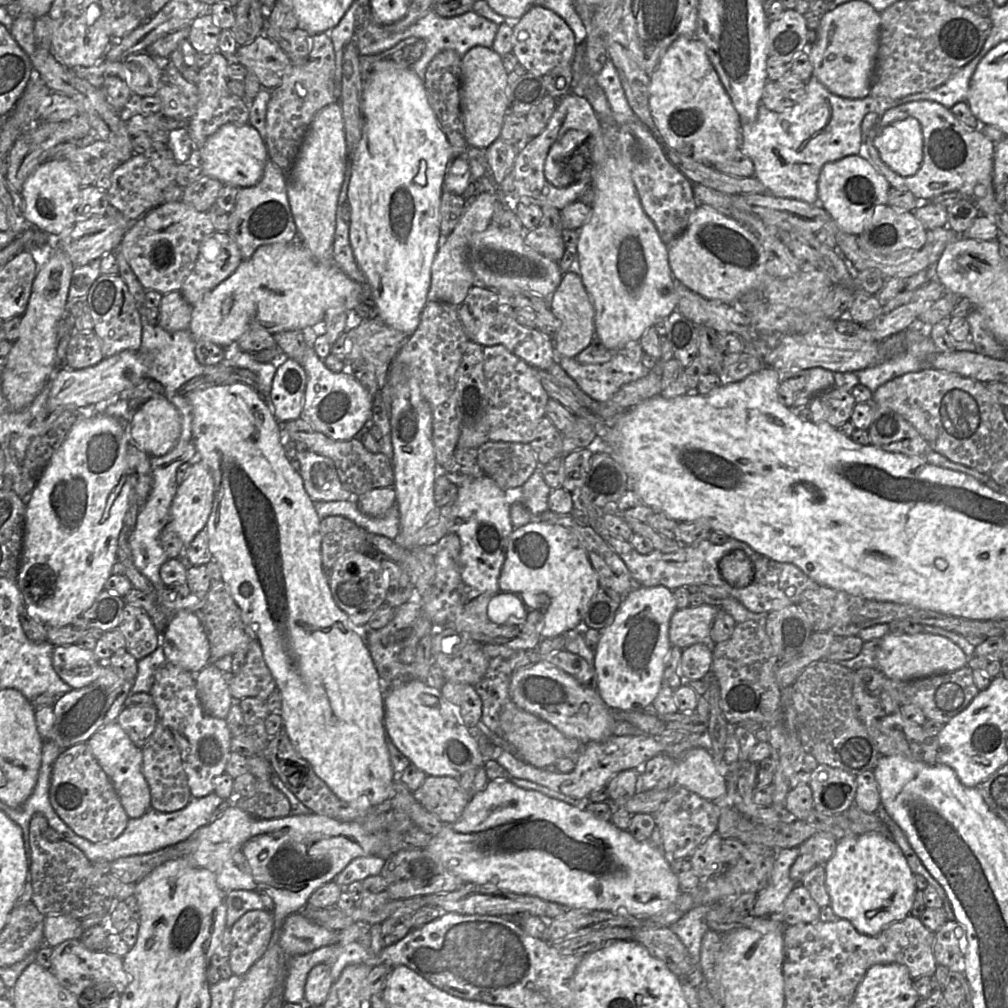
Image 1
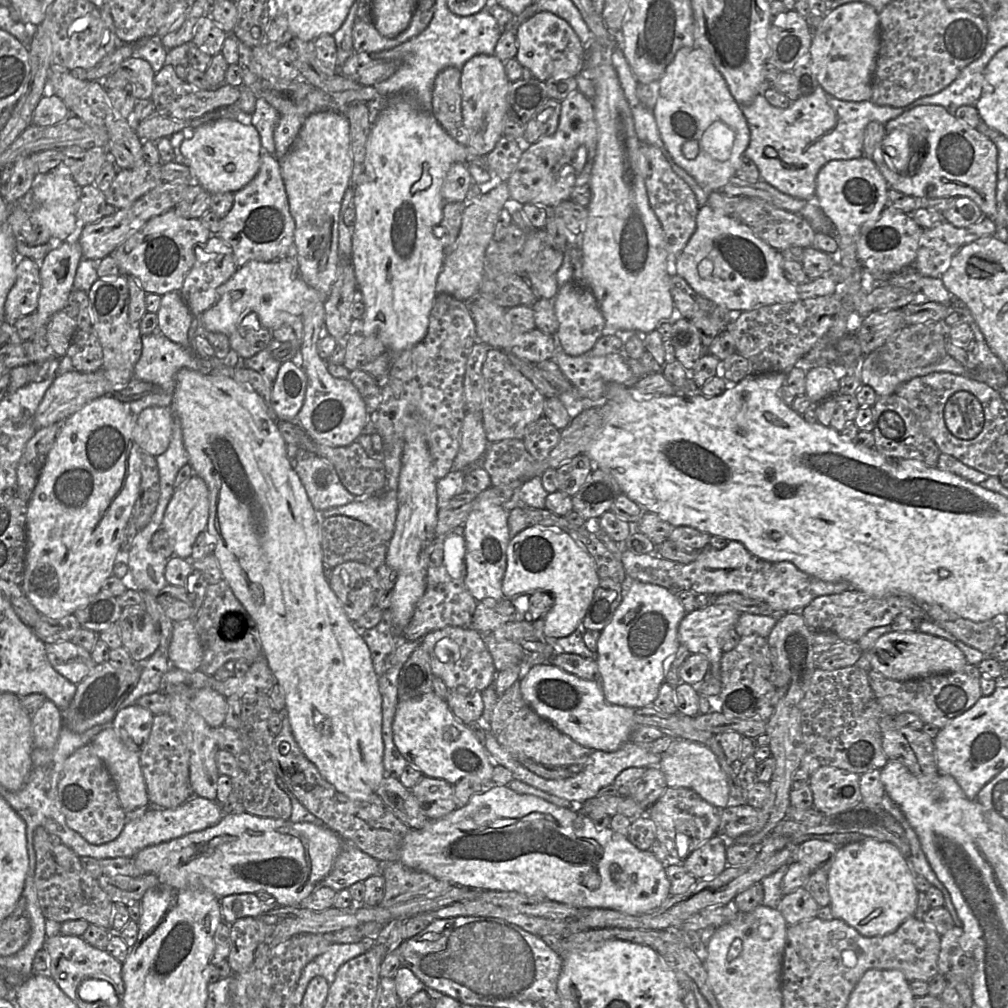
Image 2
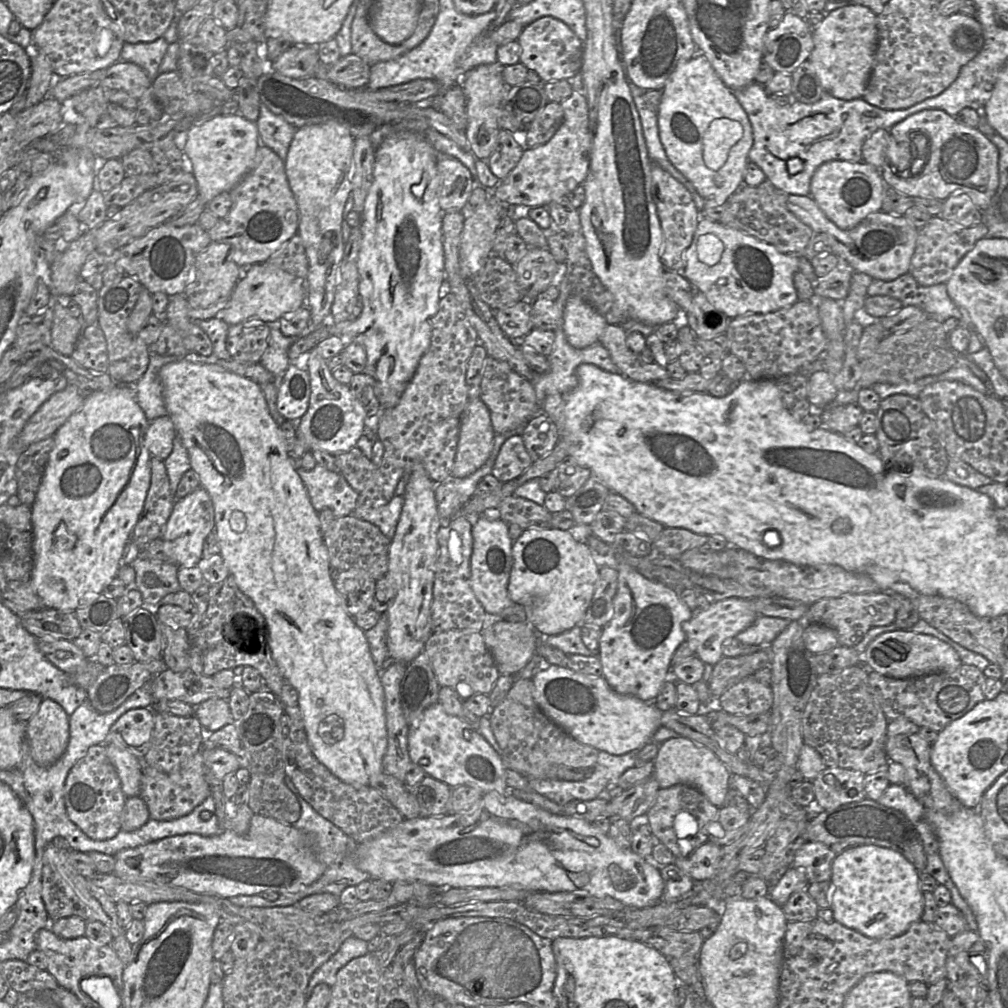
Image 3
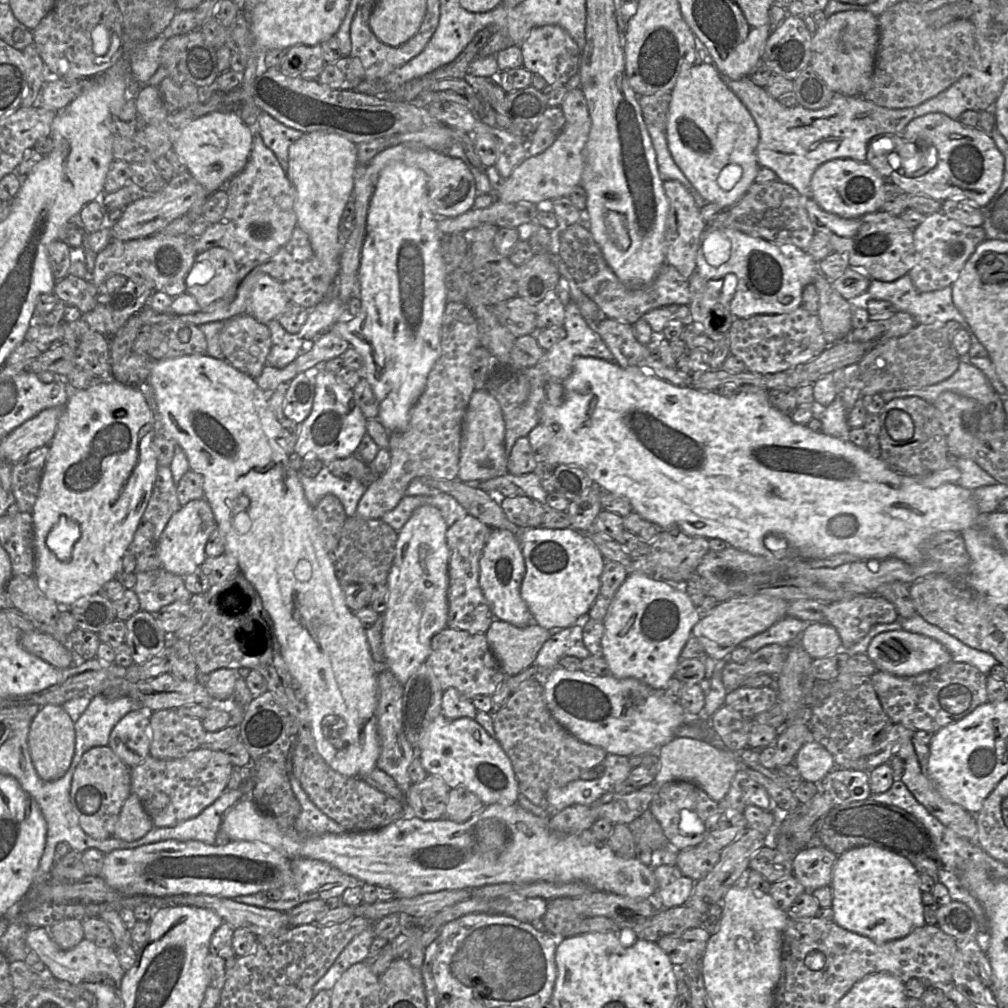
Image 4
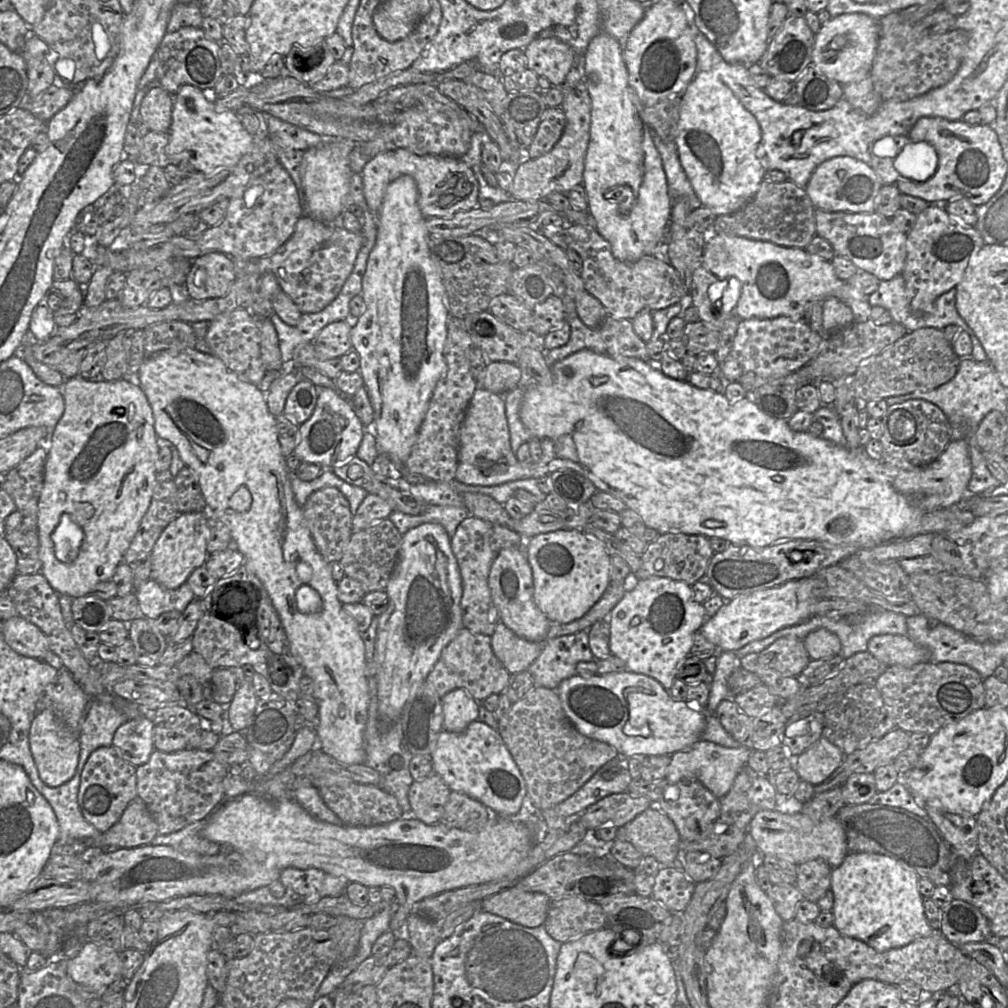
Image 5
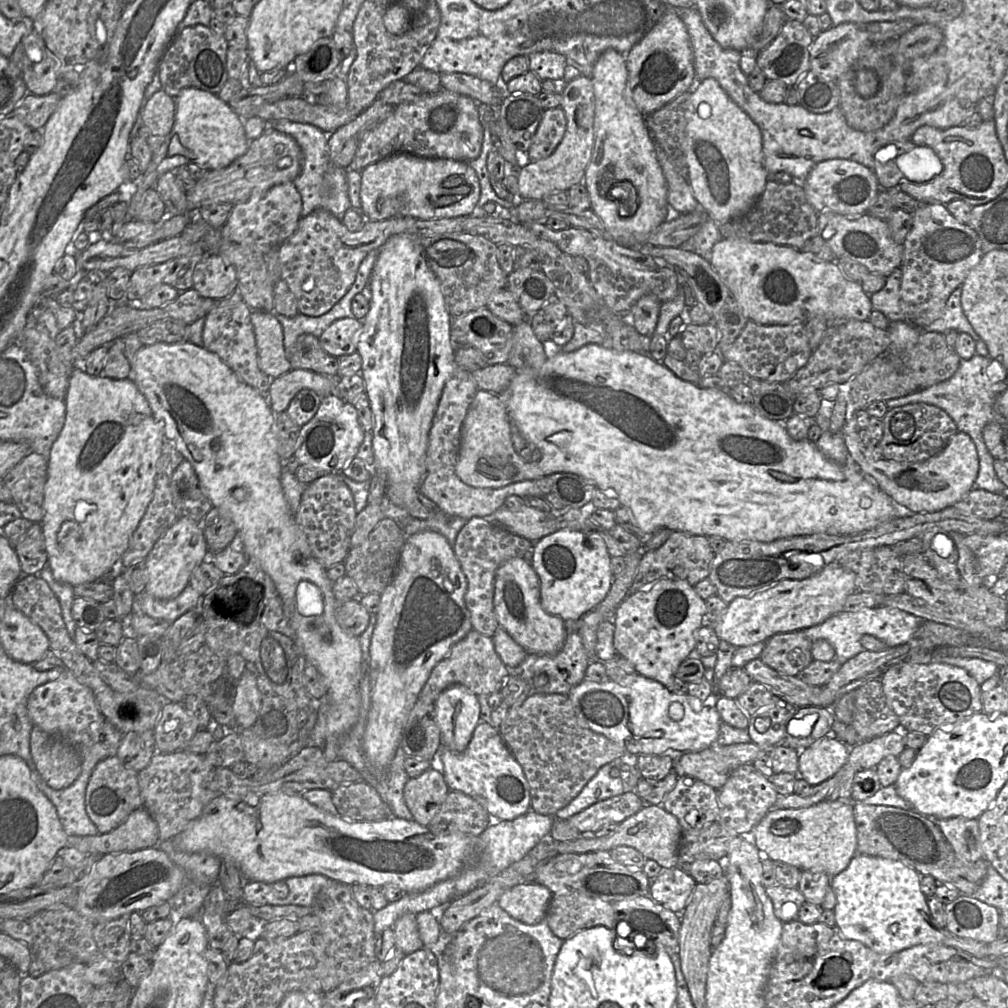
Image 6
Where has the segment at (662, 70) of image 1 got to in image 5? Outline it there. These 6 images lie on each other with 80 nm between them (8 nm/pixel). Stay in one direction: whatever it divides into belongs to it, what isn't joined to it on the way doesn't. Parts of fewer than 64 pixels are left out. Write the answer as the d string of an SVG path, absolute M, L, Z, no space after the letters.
M698 71L693 80L688 84L681 94L680 116L677 128L677 137L675 146L678 153L679 161L692 184L692 187L700 199L702 206L709 208L716 216L734 213L749 203L758 192L763 176L767 169L761 163L758 157L758 148L761 142L762 132L760 125L755 116L749 112L738 100L732 90L719 78L715 72Z

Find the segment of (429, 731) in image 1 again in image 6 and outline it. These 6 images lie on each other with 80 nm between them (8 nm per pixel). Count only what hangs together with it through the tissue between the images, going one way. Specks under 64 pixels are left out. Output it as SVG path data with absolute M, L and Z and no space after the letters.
M480 721L467 748L454 752L442 747L432 767L442 772L450 790L461 791L476 800L490 815L510 821L531 808L530 789L521 765L504 743L497 728Z

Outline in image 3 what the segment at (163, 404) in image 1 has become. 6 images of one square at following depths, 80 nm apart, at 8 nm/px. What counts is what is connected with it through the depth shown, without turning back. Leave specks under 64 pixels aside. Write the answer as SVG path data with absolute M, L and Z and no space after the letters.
M162 416L149 422L145 432L146 447L152 457L164 461L173 450L176 431L169 416Z

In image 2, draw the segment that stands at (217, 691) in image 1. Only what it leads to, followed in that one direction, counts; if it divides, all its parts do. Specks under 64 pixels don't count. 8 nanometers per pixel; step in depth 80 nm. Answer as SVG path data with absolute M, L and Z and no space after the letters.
M205 687L195 692L192 705L197 713L212 728L224 724L227 713L227 698L212 688Z

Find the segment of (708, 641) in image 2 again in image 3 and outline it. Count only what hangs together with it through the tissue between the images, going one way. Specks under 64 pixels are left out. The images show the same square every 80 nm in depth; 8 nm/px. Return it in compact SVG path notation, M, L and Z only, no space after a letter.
M728 598L721 601L712 601L710 606L683 623L686 641L695 651L696 656L704 663L715 666L723 657L723 646L731 638L747 629L756 620L758 615L751 599Z

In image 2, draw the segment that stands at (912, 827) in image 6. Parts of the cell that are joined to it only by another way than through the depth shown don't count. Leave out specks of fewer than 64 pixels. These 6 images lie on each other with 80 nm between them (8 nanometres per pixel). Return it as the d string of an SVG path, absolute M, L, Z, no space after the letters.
M862 801L832 815L824 815L822 822L809 827L790 818L782 820L773 830L772 835L782 835L789 838L795 845L805 841L818 839L831 842L838 848L866 840L888 842L896 846L906 858L910 856L910 845L901 824L881 805L870 806Z

